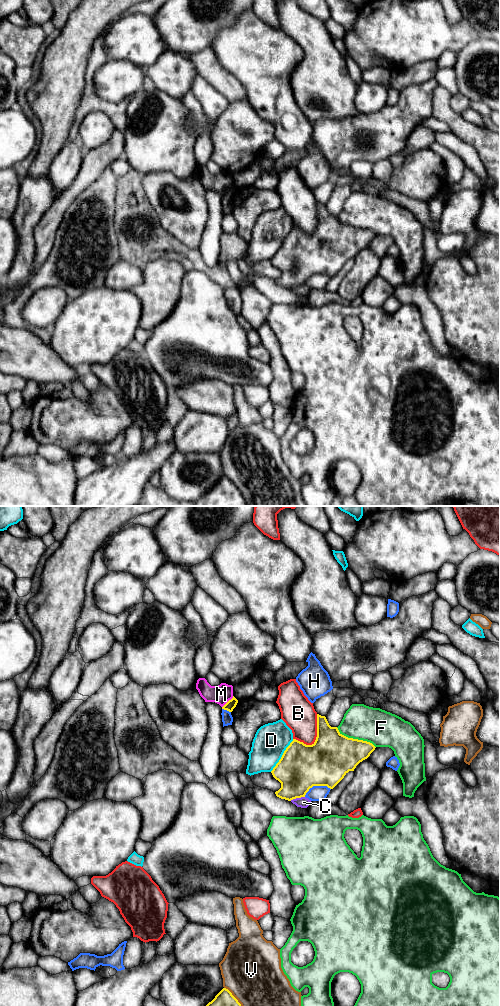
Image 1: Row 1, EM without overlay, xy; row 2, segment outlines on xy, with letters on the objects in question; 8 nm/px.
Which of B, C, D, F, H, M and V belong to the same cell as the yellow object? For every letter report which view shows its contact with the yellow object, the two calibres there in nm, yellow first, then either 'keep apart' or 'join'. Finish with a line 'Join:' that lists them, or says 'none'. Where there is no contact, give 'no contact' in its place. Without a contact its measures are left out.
B: meets yellow in xy; 360 nm thick on the yellow side, 260 nm on the other; keep apart
C: meets yellow in xy; 360 nm thick on the yellow side, 90 nm on the other; keep apart
D: meets yellow in xy; 360 nm thick on the yellow side, 280 nm on the other; keep apart
F: meets yellow in xy; 360 nm thick on the yellow side, 280 nm on the other; keep apart
H: meets yellow in xy; 360 nm thick on the yellow side, 130 nm on the other; keep apart
M: meets yellow in xy; 80 nm thick on the yellow side, 160 nm on the other; keep apart
V: meets yellow in xy; 320 nm thick on the yellow side, 460 nm on the other; keep apart
Join: none

